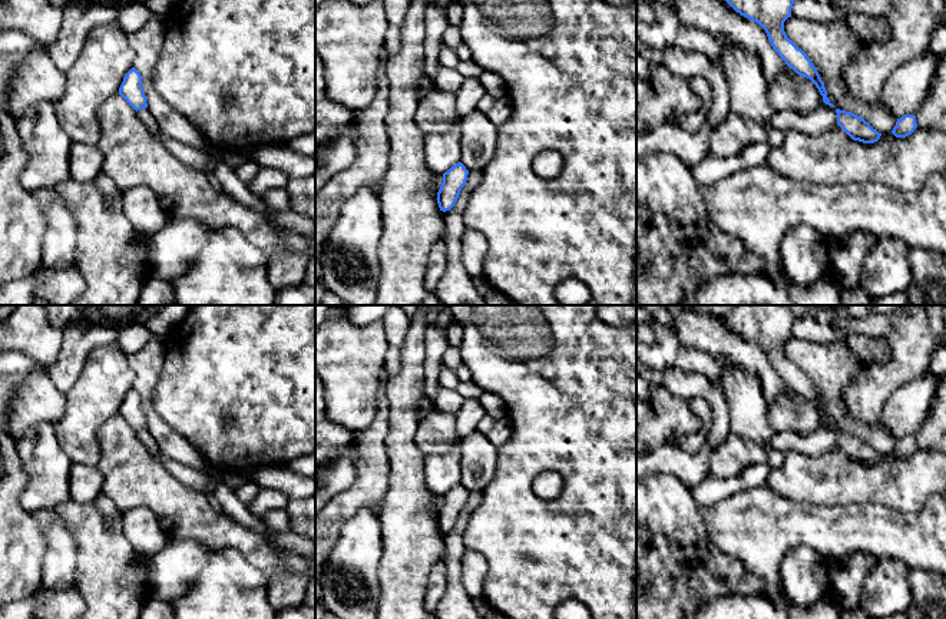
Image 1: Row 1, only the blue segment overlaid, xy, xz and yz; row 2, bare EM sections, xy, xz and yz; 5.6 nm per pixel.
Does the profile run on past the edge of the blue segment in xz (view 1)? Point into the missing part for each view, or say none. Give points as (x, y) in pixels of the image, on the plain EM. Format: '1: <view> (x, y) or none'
1: none

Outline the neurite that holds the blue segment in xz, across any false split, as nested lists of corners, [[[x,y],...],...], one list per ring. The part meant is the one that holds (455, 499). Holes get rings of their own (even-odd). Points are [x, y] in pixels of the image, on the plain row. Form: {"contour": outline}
{"contour": [[[462,483],[453,486],[443,494],[443,504],[437,513],[437,524],[440,532],[446,533],[454,527],[462,509],[466,506],[467,496],[469,491]]]}

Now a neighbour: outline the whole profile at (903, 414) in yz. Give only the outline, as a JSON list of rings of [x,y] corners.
[[[927,374],[892,394],[883,408],[882,423],[896,440],[916,437],[935,394],[935,384],[935,377]]]

